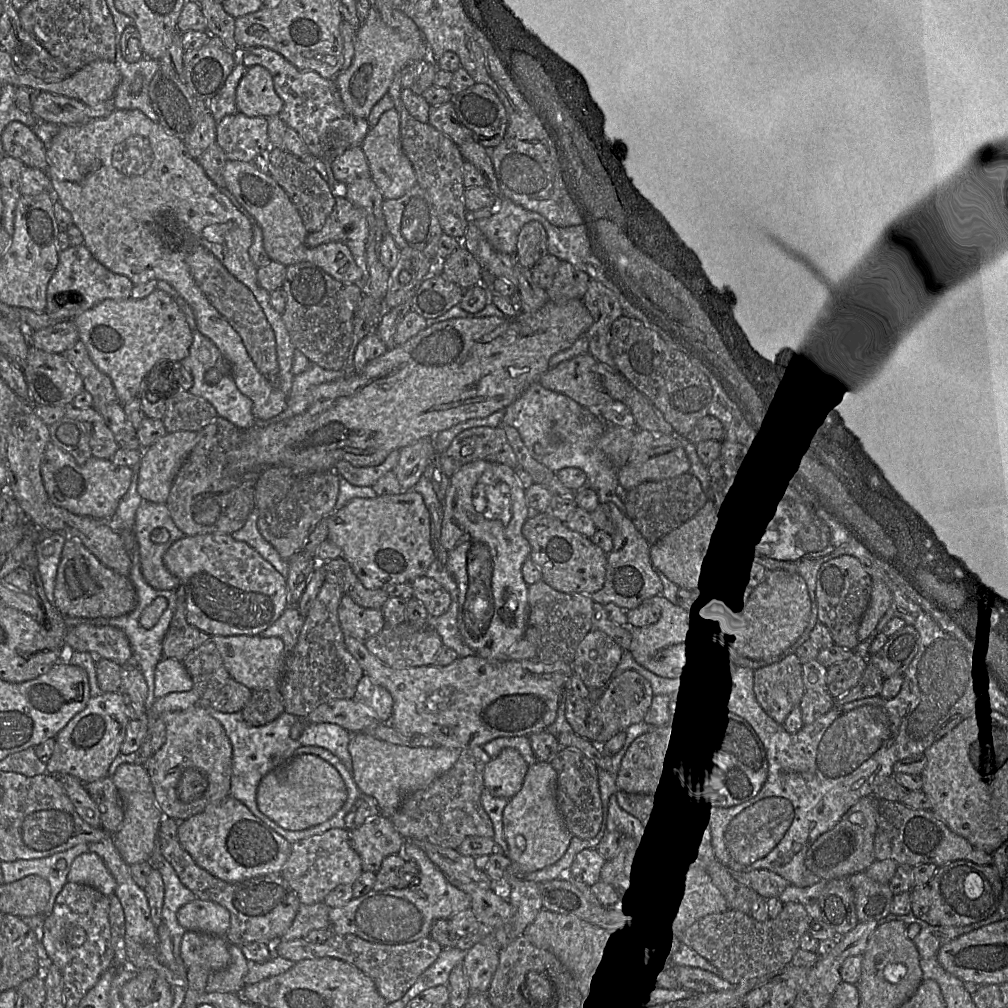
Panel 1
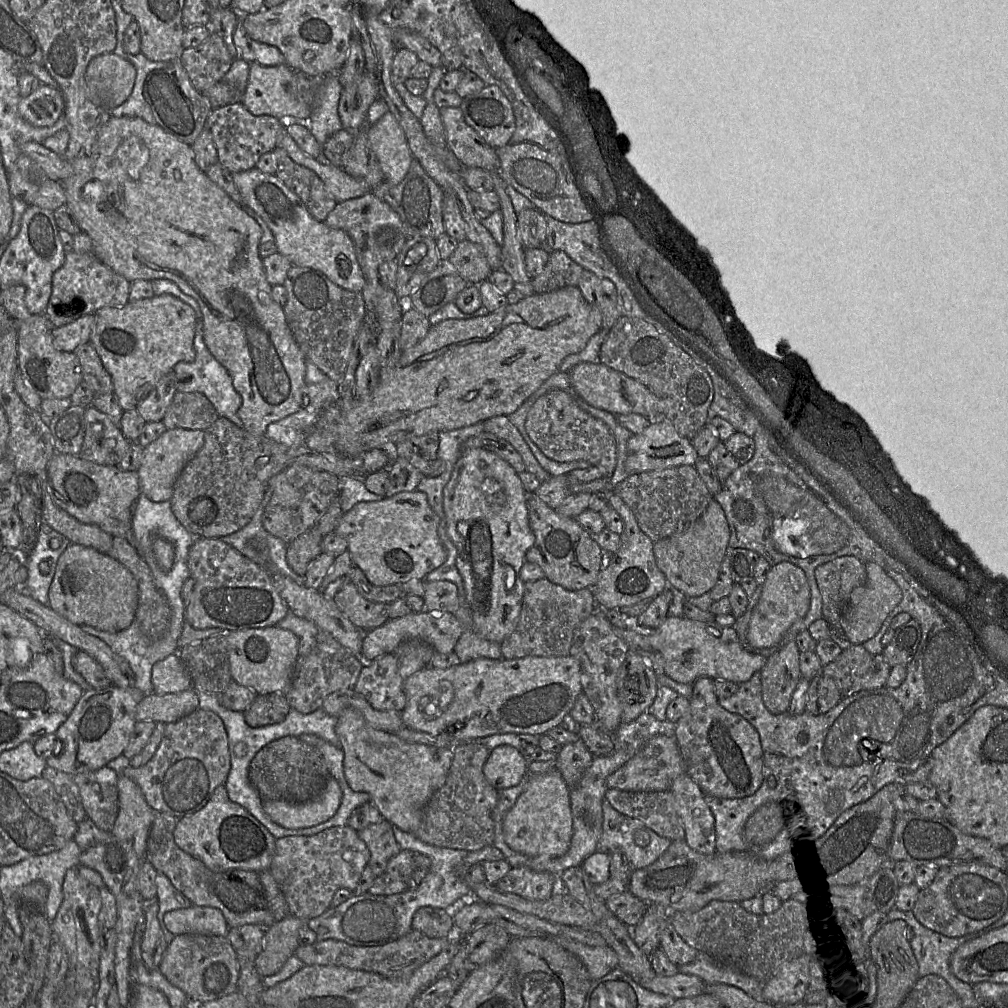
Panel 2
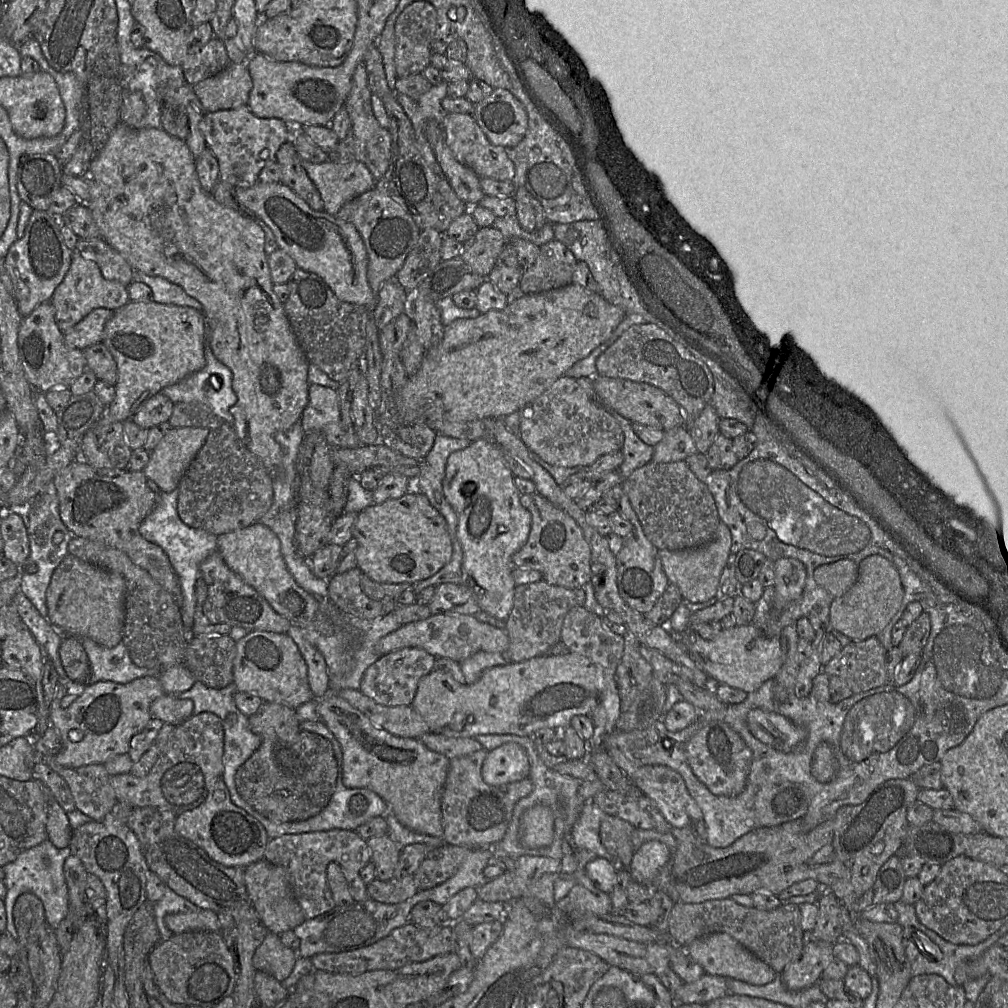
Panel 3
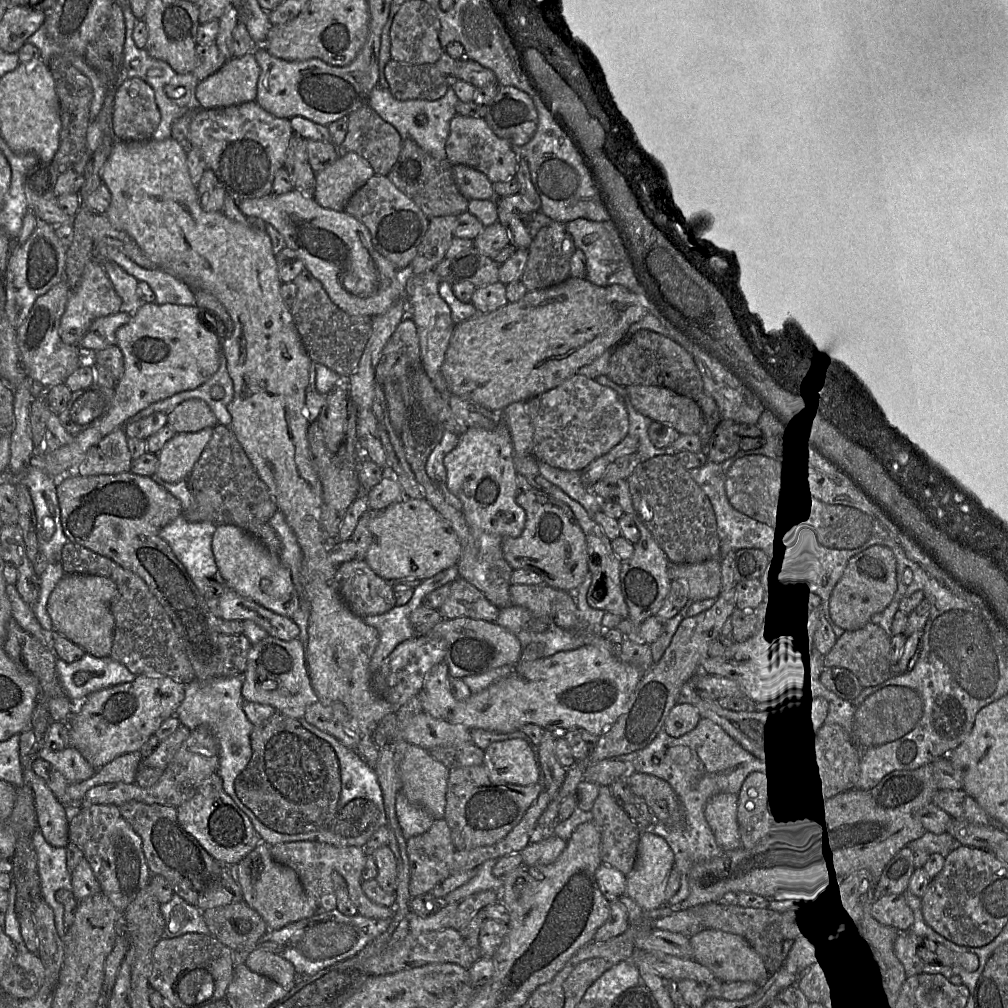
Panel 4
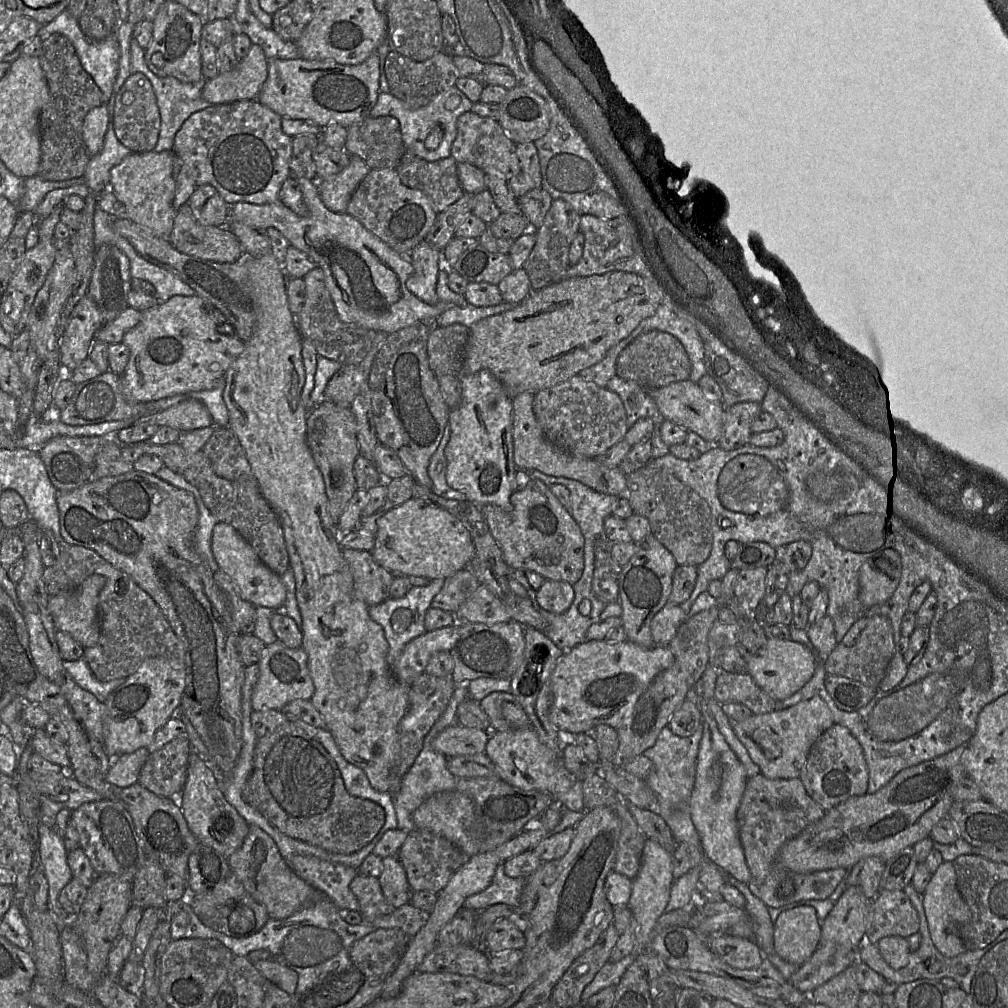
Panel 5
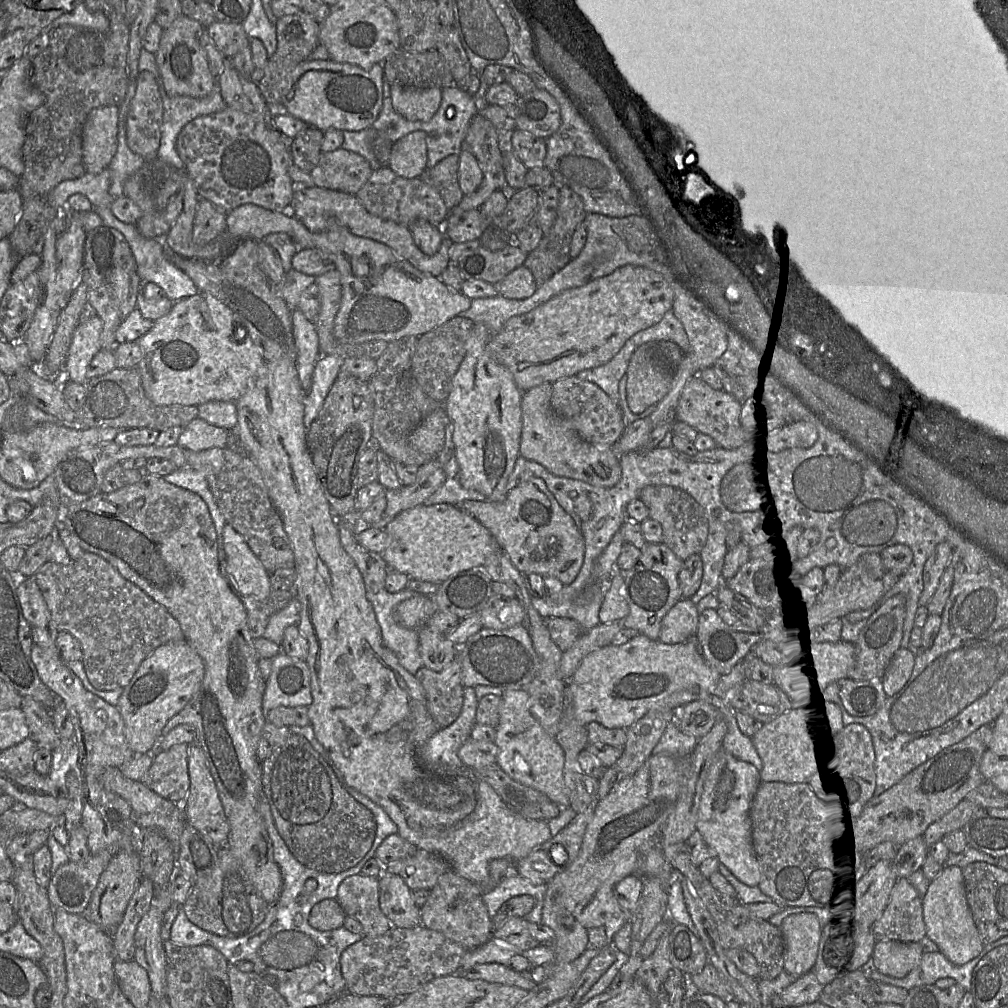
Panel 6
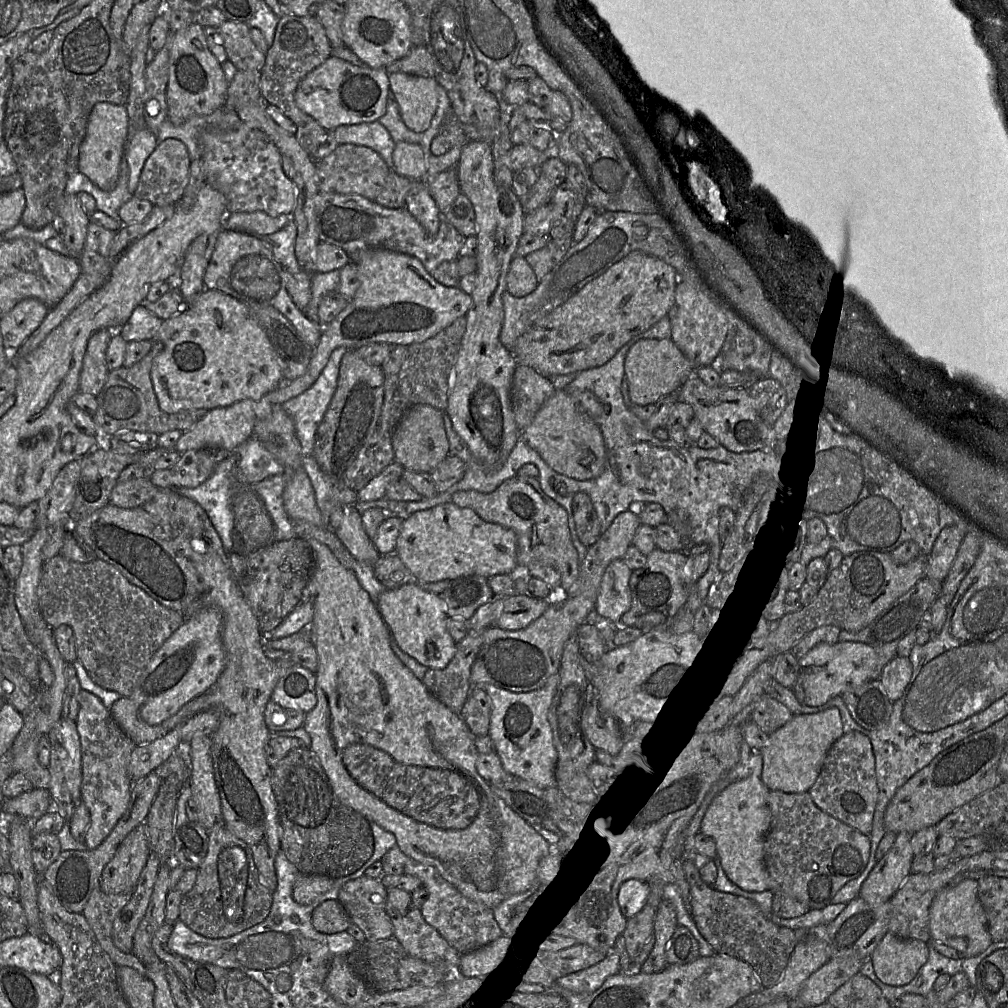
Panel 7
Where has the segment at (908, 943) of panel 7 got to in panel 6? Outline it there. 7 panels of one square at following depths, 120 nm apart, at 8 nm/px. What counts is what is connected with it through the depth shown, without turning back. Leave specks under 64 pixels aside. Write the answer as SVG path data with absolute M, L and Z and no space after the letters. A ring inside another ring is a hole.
M881 940L876 942L871 957L882 974L903 978L919 965L923 954L920 942Z

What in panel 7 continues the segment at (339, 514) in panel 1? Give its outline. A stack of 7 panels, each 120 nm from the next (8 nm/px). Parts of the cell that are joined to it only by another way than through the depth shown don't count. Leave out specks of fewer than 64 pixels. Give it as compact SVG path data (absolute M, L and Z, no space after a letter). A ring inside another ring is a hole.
M452 501L426 510L416 511L405 518L397 539L395 552L418 583L452 581L465 576L491 578L496 575L518 575L516 534L498 524L483 521L473 510L461 508Z

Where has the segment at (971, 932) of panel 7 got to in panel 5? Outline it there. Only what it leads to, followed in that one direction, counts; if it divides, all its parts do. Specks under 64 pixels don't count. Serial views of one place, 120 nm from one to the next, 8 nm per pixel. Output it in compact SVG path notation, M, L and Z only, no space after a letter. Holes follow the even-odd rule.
M943 861L938 867L923 893L923 906L931 939L937 950L946 958L953 958L967 949L961 938L950 931L955 924L966 923L971 918L971 911L963 900L956 885L956 873L952 862Z

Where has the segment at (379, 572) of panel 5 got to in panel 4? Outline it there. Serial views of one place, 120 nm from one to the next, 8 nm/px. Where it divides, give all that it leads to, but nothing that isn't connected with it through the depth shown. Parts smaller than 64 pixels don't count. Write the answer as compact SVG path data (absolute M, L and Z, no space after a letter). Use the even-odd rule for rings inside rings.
M363 559L337 567L335 584L345 605L358 617L385 614L396 606L391 581L378 576Z

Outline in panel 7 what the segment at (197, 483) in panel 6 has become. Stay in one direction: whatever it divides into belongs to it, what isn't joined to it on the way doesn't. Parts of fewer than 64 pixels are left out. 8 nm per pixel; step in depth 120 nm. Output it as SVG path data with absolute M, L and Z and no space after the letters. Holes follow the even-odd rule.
M232 453L218 463L212 475L198 487L167 487L195 501L206 511L228 553L234 551L232 494L237 480L237 467L238 454Z

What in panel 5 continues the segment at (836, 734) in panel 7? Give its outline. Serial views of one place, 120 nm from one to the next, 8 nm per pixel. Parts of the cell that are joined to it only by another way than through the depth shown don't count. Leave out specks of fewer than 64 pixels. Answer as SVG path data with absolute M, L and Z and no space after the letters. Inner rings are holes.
M814 696L787 709L753 714L743 721L730 720L730 724L765 777L792 779L800 777L811 747L835 722L826 702L819 696Z

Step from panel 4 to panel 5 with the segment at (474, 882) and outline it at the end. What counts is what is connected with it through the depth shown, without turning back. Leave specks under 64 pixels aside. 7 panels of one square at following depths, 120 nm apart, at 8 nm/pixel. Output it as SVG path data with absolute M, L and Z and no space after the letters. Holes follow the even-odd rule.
M499 864L491 884L483 891L469 896L464 901L464 908L476 912L495 904L506 904L517 908L525 886L525 878L511 878L505 874L504 865Z

